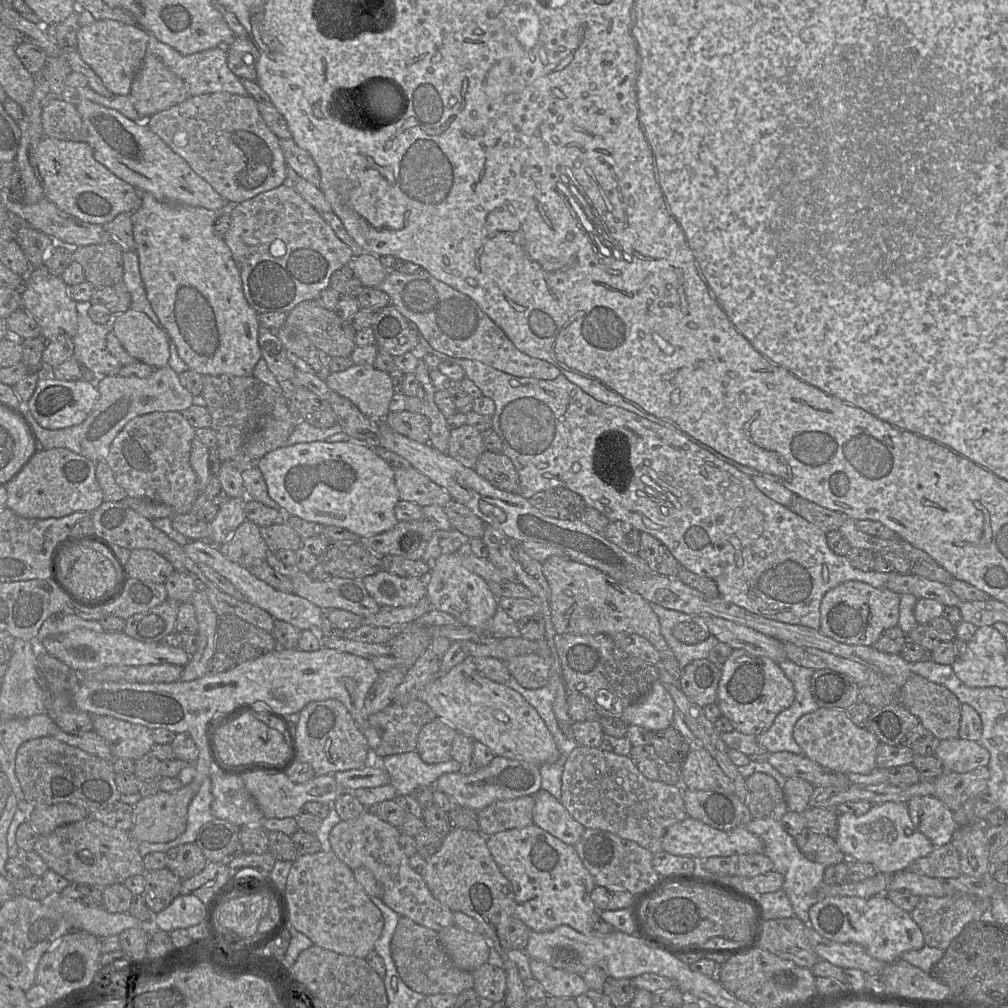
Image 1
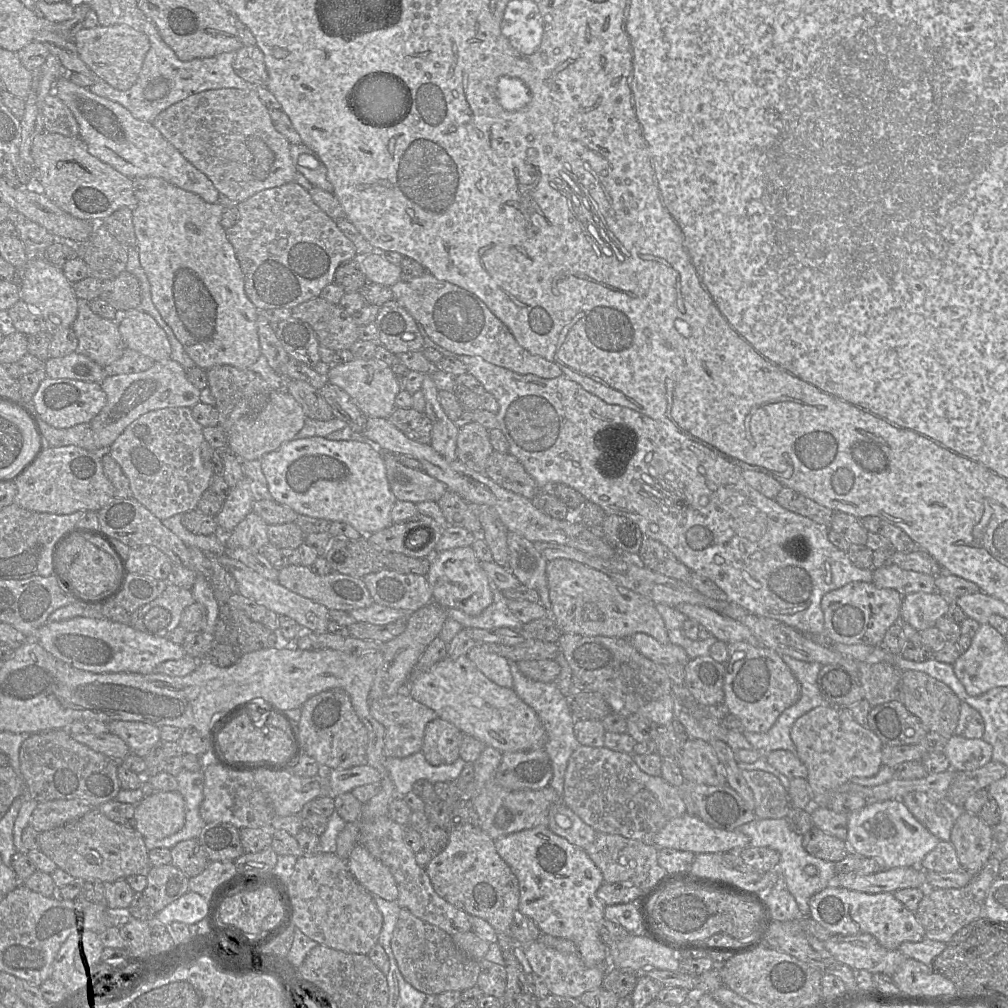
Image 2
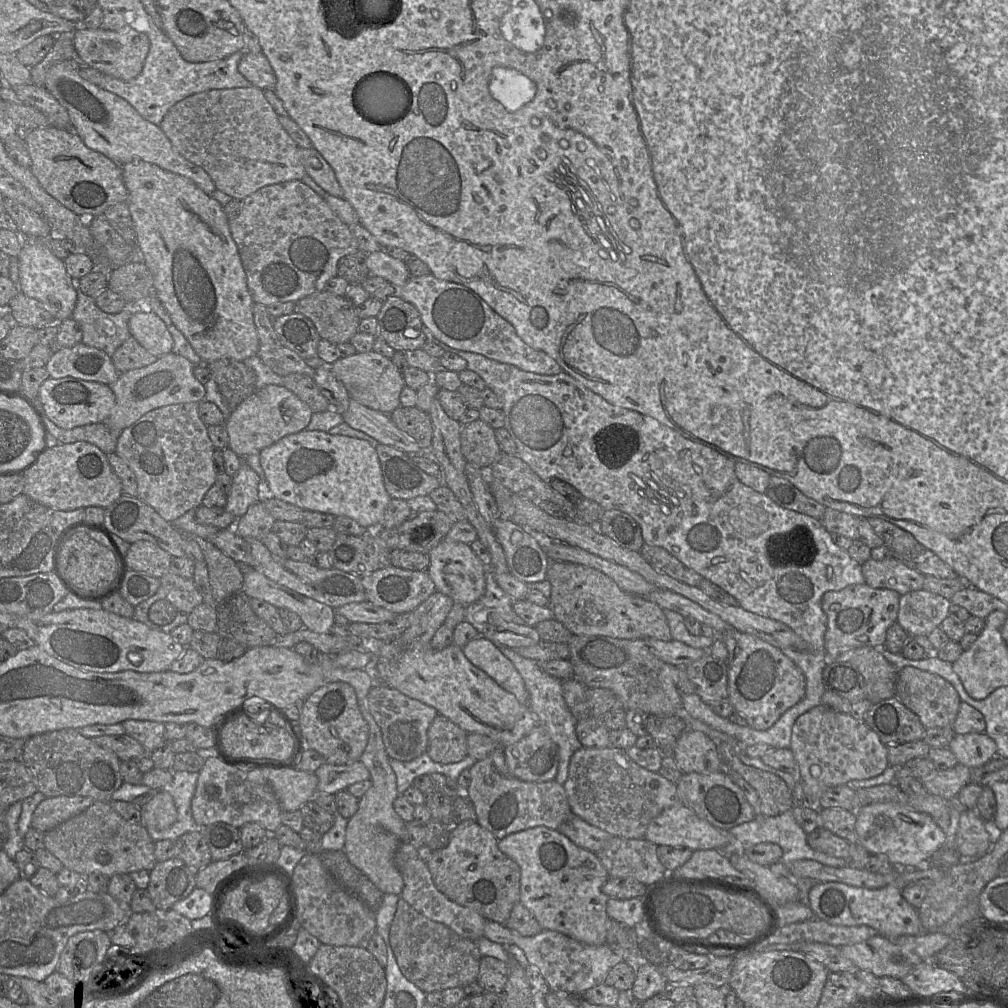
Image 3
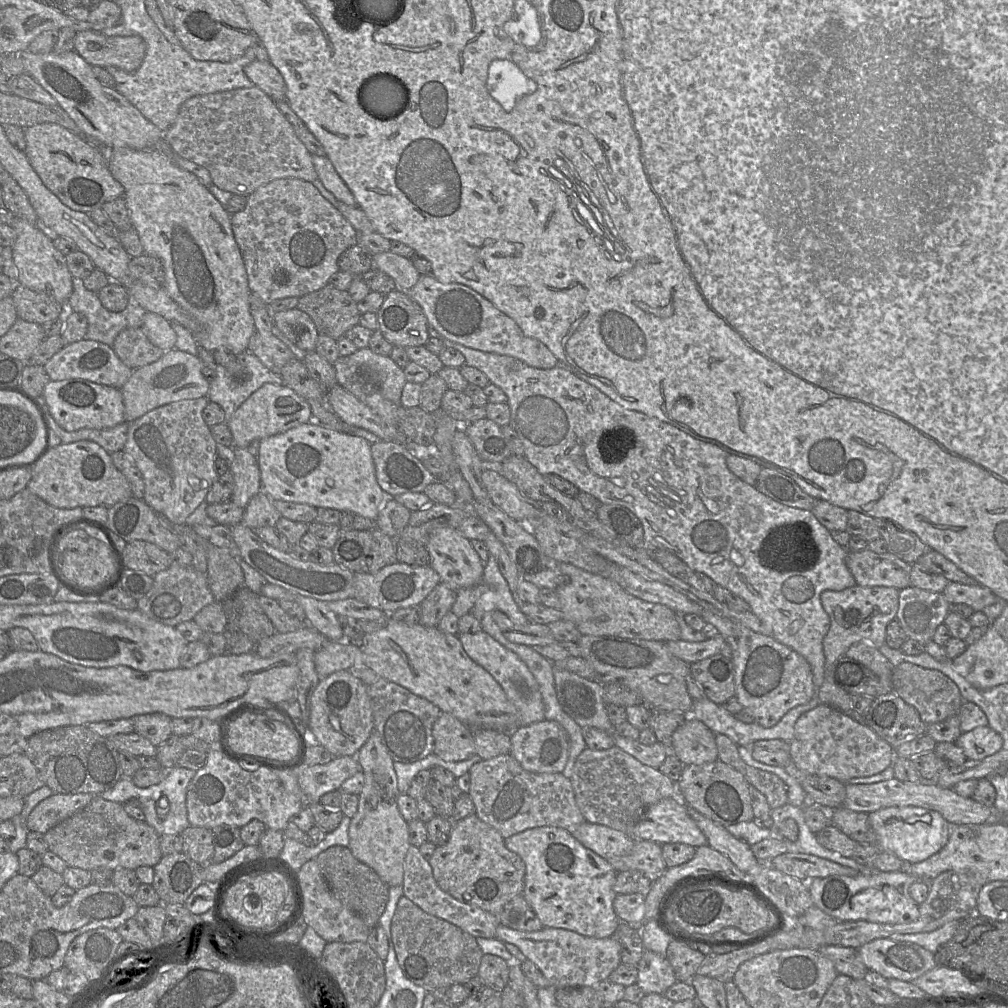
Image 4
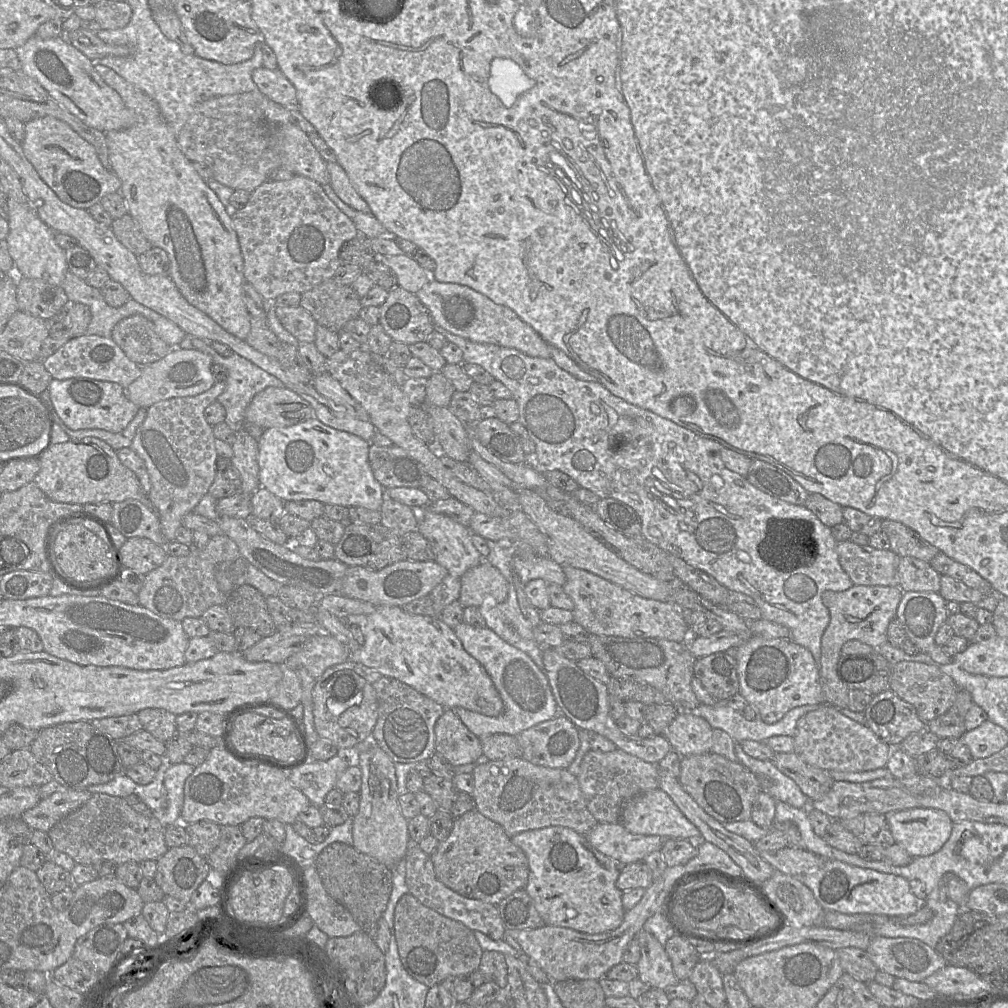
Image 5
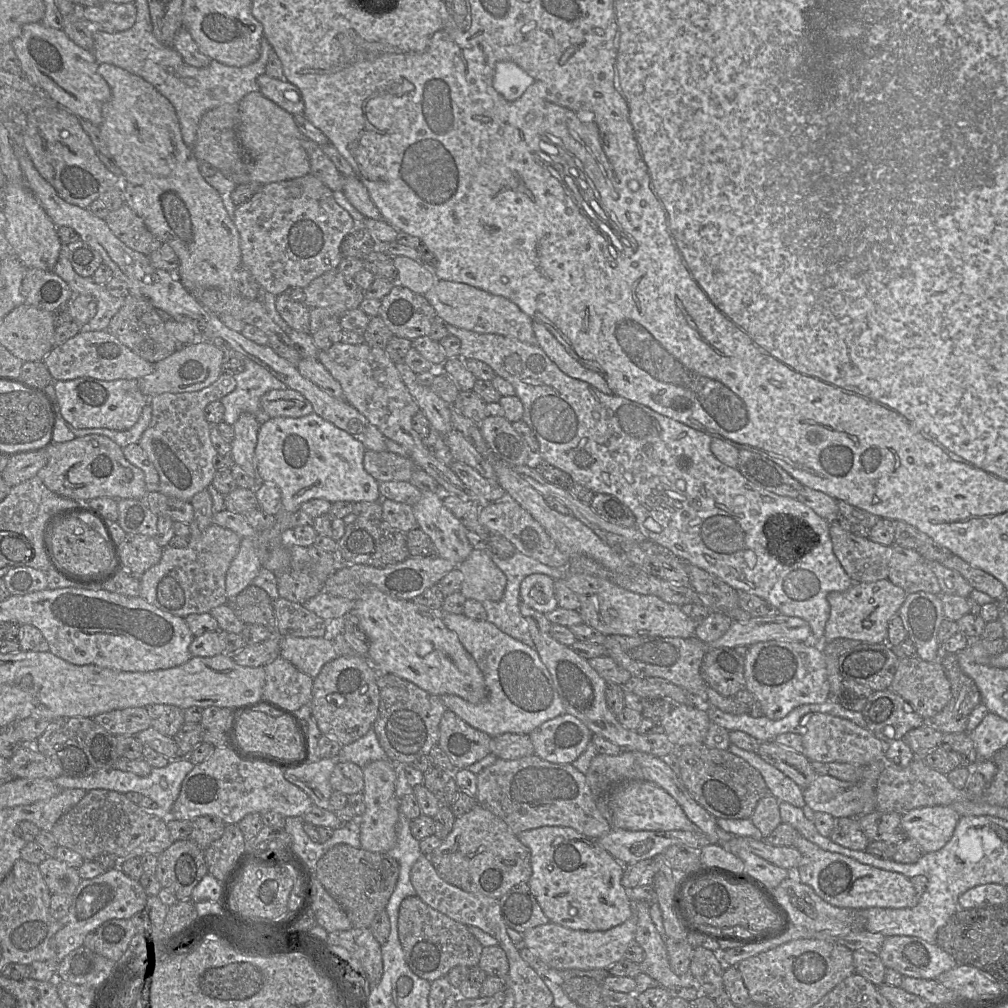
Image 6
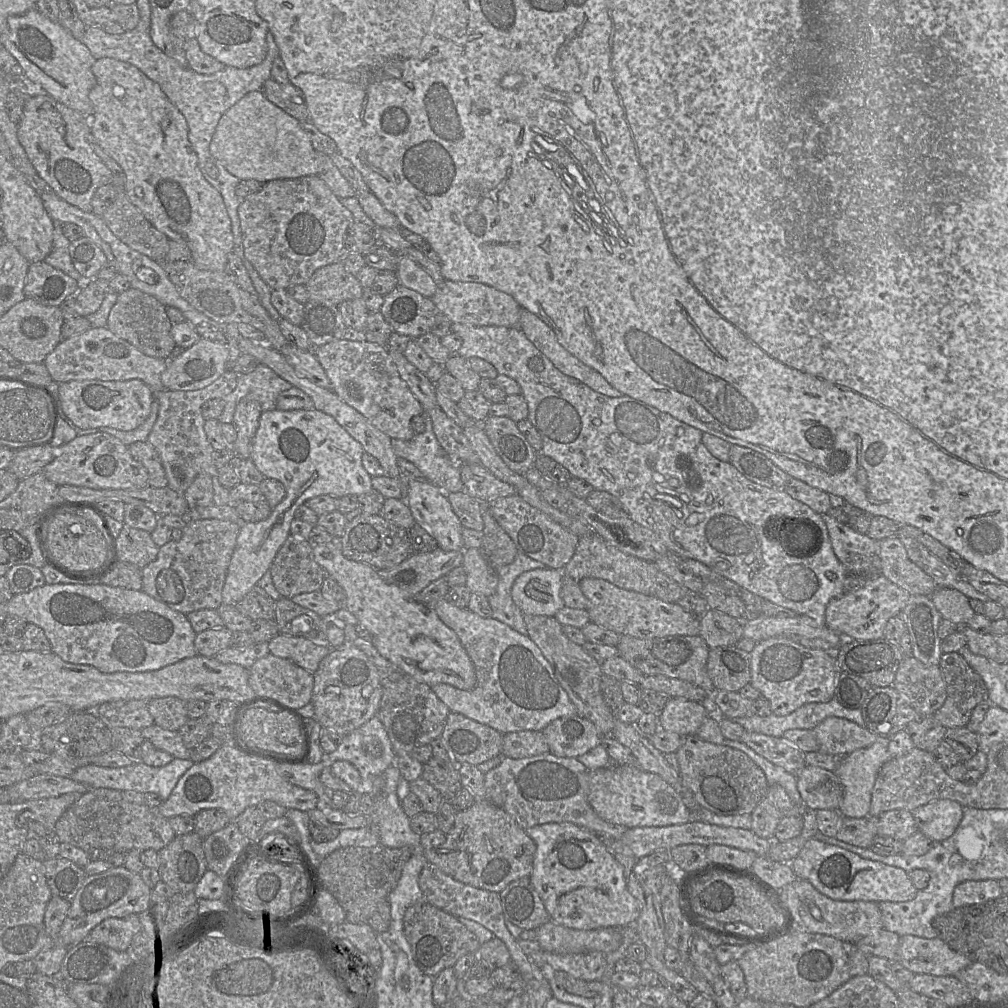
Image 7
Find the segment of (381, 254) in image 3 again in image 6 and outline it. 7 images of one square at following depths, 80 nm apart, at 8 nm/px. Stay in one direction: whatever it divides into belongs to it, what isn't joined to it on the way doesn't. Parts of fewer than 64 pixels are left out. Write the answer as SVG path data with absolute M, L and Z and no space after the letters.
M397 256L393 260L397 269L397 283L417 294L425 295L439 280L422 263L411 258Z

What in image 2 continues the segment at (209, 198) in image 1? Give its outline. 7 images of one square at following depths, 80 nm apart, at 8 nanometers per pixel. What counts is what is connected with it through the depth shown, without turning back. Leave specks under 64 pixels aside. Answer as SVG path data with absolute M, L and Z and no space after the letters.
M67 75L61 76L54 85L55 94L71 110L79 126L79 137L85 142L88 152L109 163L128 177L159 177L186 191L197 194L208 203L216 203L220 192L211 180L188 160L168 141L152 123L136 119L121 104L92 93L87 87L71 82Z

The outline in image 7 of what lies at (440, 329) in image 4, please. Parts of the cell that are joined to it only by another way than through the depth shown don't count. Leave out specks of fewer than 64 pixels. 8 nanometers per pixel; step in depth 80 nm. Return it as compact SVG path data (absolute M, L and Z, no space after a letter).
M446 280L438 286L431 300L452 323L504 327L518 327L519 325L521 306L509 294L486 284Z

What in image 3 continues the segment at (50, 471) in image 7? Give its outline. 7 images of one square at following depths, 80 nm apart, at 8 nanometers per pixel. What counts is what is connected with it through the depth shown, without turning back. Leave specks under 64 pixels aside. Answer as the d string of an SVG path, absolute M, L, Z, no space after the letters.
M84 441L49 448L33 466L22 473L25 478L23 493L35 502L56 510L72 511L89 506L107 508L123 495L121 480L109 464L107 455L97 446Z

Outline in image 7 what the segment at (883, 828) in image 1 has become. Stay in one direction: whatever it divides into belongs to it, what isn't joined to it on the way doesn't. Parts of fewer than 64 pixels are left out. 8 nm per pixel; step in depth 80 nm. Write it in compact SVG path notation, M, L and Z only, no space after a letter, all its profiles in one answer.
M941 799L913 810L912 815L918 827L932 843L948 839L957 830L964 813L958 802Z

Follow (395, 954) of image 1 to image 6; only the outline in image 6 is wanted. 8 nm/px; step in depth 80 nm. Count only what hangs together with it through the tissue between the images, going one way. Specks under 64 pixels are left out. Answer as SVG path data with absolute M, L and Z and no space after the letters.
M417 895L404 898L399 906L398 936L409 968L417 976L429 982L447 975L455 966L465 966L470 969L479 965L483 946L475 936L469 932L468 927L433 909Z

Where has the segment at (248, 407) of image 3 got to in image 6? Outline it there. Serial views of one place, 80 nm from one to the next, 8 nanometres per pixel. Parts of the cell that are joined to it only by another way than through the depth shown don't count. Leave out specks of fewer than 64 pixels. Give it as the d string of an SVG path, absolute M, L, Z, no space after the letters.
M292 389L271 390L261 397L261 407L270 418L300 418L313 413L311 403Z

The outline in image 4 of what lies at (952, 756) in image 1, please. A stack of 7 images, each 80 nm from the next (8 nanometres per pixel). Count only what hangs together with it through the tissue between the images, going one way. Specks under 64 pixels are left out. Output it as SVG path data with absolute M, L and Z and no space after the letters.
M988 725L962 733L954 743L963 750L967 760L976 761L997 753L1003 747L1001 735Z

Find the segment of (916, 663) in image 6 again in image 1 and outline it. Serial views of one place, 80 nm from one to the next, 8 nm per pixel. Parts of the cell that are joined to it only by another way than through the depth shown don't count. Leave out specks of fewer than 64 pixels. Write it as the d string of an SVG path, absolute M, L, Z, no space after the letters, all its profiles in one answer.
M912 673L898 691L898 702L919 719L928 733L940 741L959 737L961 703L946 687Z

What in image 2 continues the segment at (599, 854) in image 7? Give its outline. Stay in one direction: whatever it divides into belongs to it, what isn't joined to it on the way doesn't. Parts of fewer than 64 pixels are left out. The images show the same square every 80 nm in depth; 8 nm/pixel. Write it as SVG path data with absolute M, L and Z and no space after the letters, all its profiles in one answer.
M545 826L503 836L494 840L494 844L497 853L518 880L518 910L533 920L542 934L572 941L585 966L607 966L607 947L599 934L606 906L597 897L604 880L586 851Z

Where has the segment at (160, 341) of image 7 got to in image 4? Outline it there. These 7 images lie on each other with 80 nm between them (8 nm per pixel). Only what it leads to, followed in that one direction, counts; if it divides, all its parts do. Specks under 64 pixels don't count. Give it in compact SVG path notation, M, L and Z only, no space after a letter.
M142 328L122 330L112 348L118 358L133 370L154 363L165 354L164 350L149 341Z

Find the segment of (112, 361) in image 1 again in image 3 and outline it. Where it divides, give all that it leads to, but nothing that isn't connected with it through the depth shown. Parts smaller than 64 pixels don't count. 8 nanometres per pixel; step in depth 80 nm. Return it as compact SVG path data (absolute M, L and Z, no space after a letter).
M78 289L71 317L81 327L81 343L97 348L112 357L117 348L131 336L129 320L134 313L140 311L140 305L131 302L126 303L124 309L117 314L103 312L96 305L94 298Z

